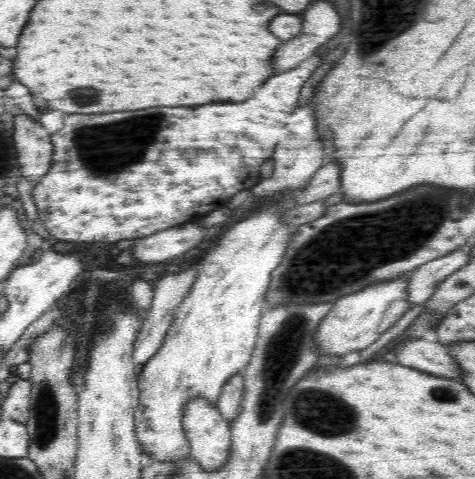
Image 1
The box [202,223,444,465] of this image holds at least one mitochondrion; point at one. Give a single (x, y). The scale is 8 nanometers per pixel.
(282, 349)

